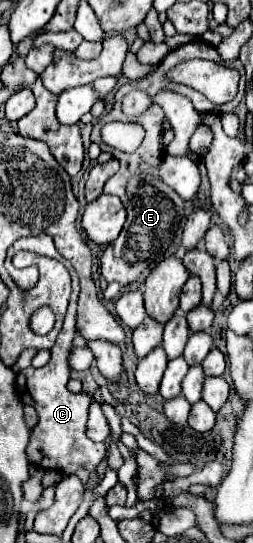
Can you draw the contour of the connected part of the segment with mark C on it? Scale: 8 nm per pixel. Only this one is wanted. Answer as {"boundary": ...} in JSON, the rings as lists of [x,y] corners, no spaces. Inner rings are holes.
{"boundary":[[[74,268],[68,270],[72,274],[72,296],[68,304],[68,312],[64,318],[64,326],[58,334],[56,344],[52,346],[52,358],[46,366],[42,368],[26,368],[20,372],[18,380],[26,380],[26,390],[34,400],[34,406],[38,410],[38,424],[32,430],[28,454],[30,462],[38,464],[48,470],[64,472],[64,474],[78,474],[84,482],[96,472],[98,464],[106,458],[106,444],[104,442],[92,442],[86,436],[86,418],[88,418],[88,406],[90,406],[90,396],[86,392],[72,394],[66,384],[70,380],[70,366],[68,366],[68,354],[72,350],[72,340],[76,336],[76,302],[78,302],[78,276]],[[44,458],[50,458],[54,462],[46,462]]]}

